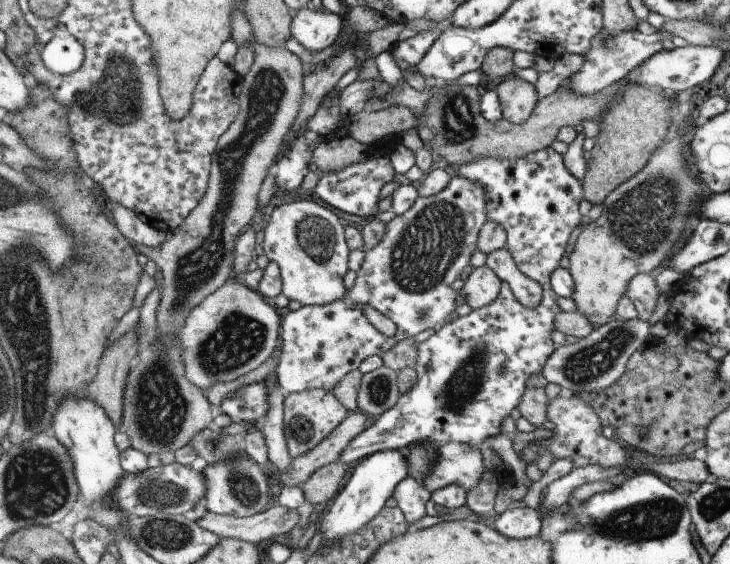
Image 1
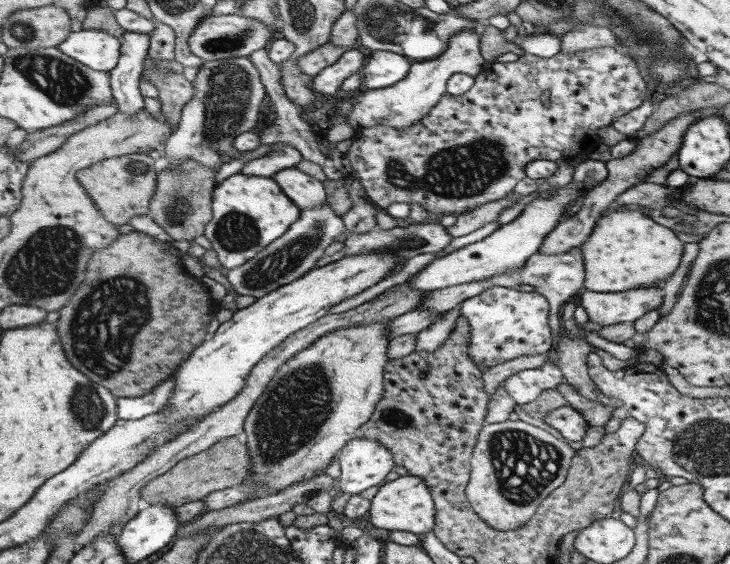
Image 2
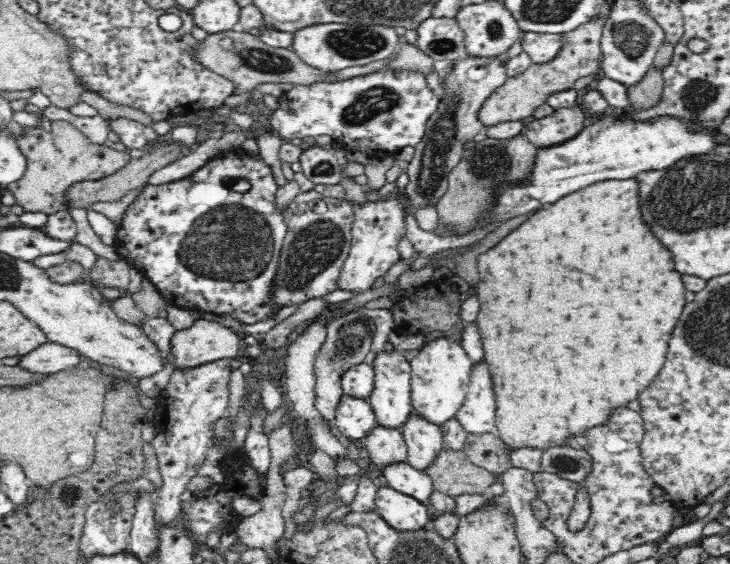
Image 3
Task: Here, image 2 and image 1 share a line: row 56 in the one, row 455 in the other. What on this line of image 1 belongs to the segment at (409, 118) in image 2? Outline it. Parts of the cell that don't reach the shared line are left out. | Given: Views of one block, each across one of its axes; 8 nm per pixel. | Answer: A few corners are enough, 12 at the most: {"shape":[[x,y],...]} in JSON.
{"shape":[[469,444],[439,446],[424,486],[479,488],[482,449]]}

